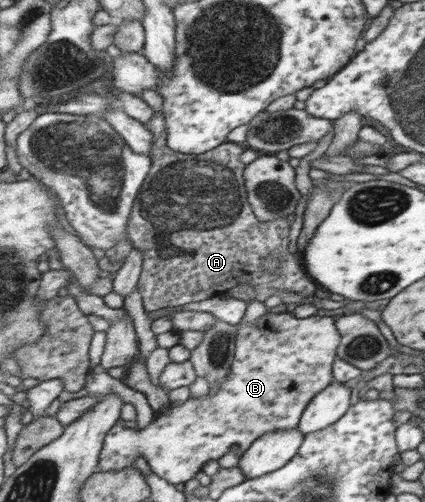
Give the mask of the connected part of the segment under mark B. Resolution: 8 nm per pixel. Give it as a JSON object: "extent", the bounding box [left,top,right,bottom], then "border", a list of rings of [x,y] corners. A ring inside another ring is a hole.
{"extent":[100,312,341,485],"border":[[[266,312],[261,319],[256,320],[254,326],[241,327],[239,334],[236,336],[235,350],[233,359],[231,360],[230,370],[228,371],[227,378],[221,383],[220,388],[212,394],[212,396],[203,398],[192,398],[189,396],[178,407],[171,407],[165,409],[161,415],[154,416],[150,423],[144,428],[135,431],[133,428],[127,428],[123,425],[123,420],[120,420],[120,424],[115,424],[115,427],[110,428],[108,432],[108,440],[104,440],[104,456],[100,456],[100,472],[111,472],[123,470],[126,467],[131,467],[134,459],[141,456],[148,466],[150,471],[158,478],[168,482],[170,485],[176,485],[178,483],[185,483],[194,477],[194,474],[201,470],[202,464],[207,460],[218,460],[228,453],[234,453],[237,457],[243,455],[245,451],[250,447],[252,442],[260,439],[260,436],[267,435],[268,432],[290,430],[295,428],[299,424],[299,420],[305,410],[307,404],[312,398],[323,388],[326,388],[330,383],[334,382],[333,367],[335,359],[338,357],[338,346],[341,340],[339,331],[335,328],[334,317],[323,316],[309,316],[308,318],[294,318],[290,313],[271,313]]]}

